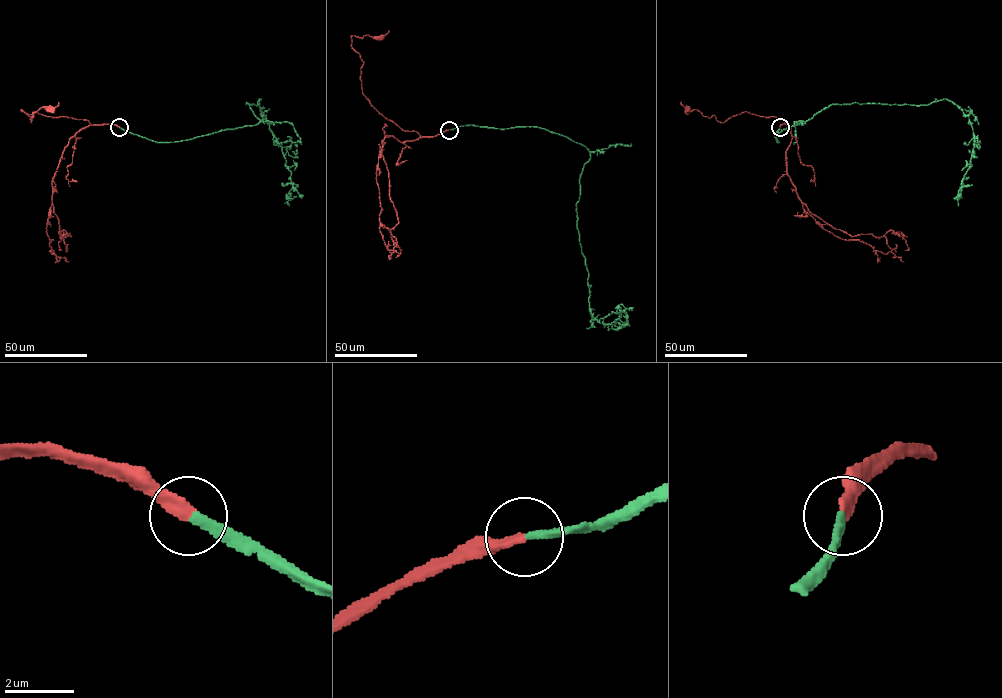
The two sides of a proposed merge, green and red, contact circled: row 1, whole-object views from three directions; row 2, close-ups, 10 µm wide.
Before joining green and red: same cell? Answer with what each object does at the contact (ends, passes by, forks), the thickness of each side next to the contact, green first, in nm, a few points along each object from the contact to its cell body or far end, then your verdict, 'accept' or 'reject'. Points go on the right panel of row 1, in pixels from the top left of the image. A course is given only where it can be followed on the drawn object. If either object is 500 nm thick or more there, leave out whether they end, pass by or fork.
green ends there; red ends there; 280 nm thick on the green side, 300 nm on the other; green runs (780, 127), (777, 142), (781, 130), (832, 104), (947, 99), (968, 116), (974, 138), (954, 198), (959, 196); red runs (780, 127), (787, 125), (775, 117), (744, 112), (719, 122), (687, 109); accept

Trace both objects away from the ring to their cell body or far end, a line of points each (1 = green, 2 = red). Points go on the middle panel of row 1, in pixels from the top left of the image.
1: (449, 130), (538, 127), (586, 147), (576, 210), (589, 307), (605, 324), (621, 316), (619, 305), (625, 309)
2: (449, 130), (421, 137), (401, 129), (371, 105), (362, 88), (363, 61), (351, 36), (380, 37)

